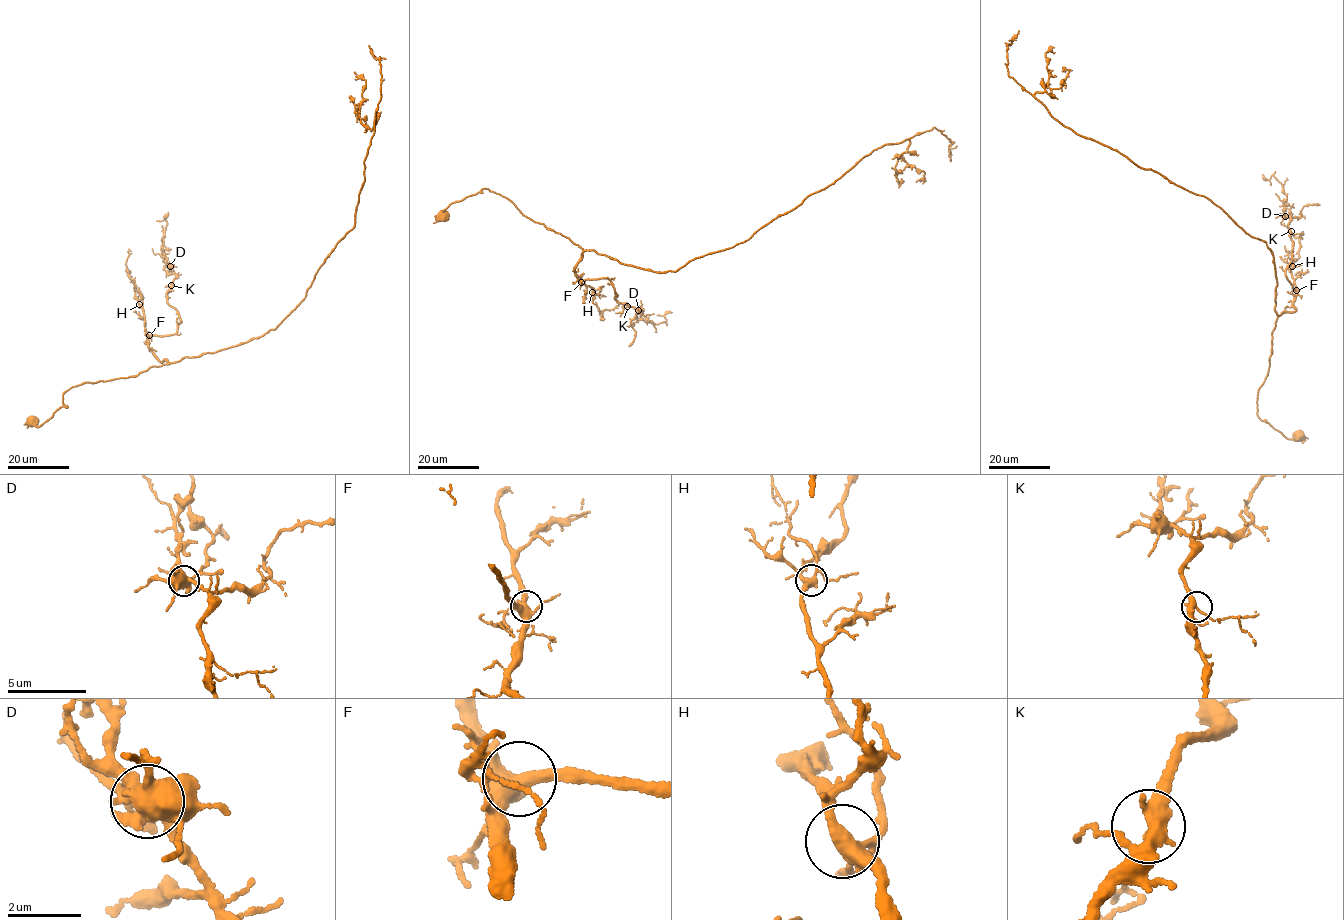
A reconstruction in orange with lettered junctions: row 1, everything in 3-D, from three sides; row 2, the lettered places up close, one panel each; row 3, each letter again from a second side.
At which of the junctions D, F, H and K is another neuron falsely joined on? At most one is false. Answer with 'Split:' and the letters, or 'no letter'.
Split: D

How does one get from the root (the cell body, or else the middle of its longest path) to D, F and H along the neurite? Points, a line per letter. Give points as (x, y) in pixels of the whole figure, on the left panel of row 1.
D: (278, 326), (219, 351), (161, 361), (148, 337), (174, 334), (180, 321), (168, 303), (176, 277), (169, 266)
F: (278, 326), (234, 346), (171, 363), (161, 361), (149, 349), (149, 335)
H: (278, 326), (234, 346), (171, 363), (161, 361), (149, 349), (139, 304)

